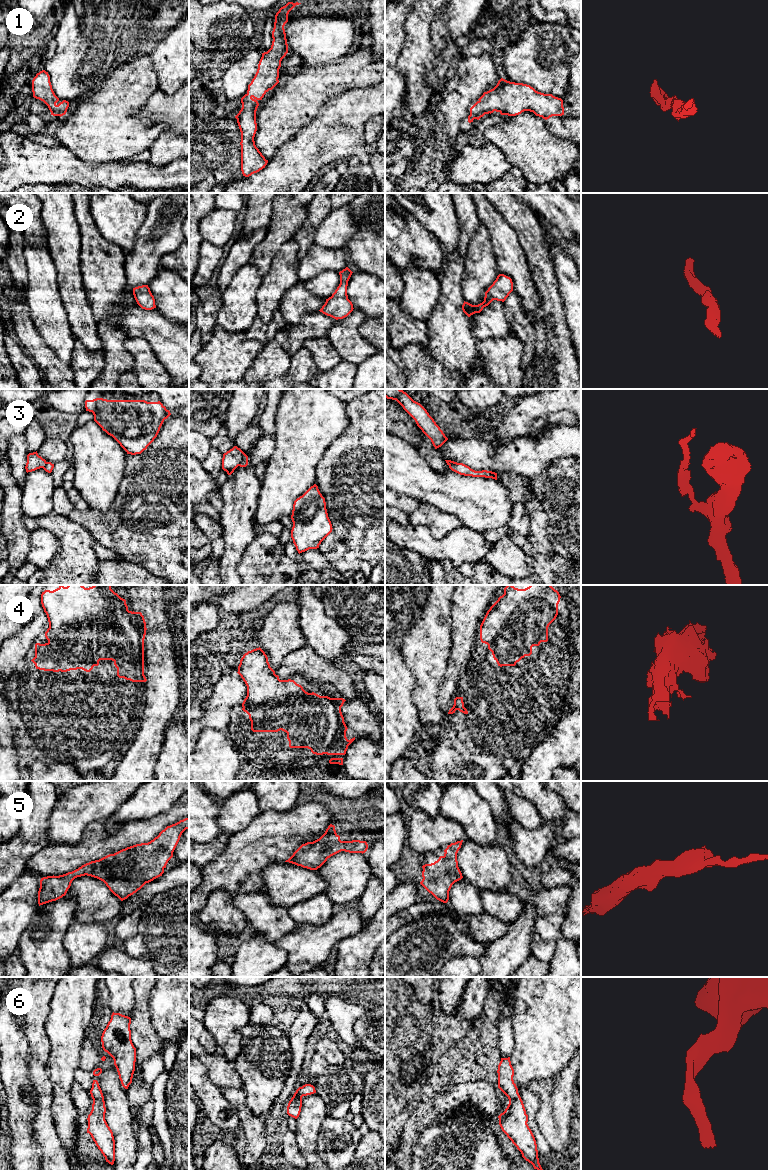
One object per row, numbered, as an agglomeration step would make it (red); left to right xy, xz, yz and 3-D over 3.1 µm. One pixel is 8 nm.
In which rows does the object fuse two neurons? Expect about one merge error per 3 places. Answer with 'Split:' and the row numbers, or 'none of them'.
Split: 3

